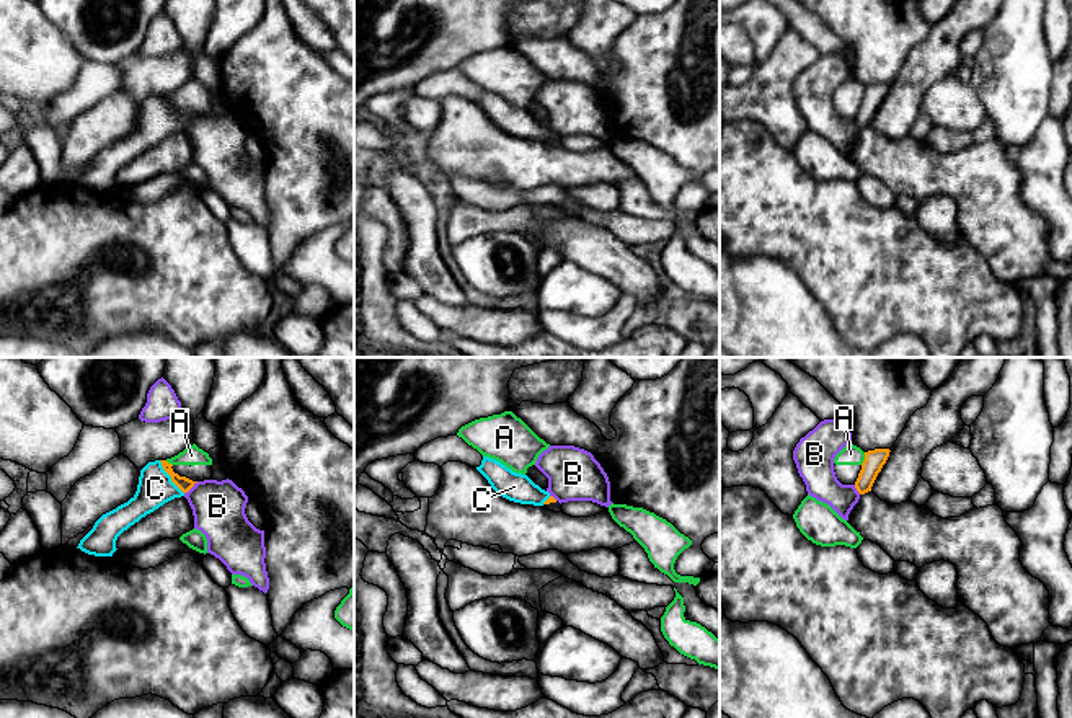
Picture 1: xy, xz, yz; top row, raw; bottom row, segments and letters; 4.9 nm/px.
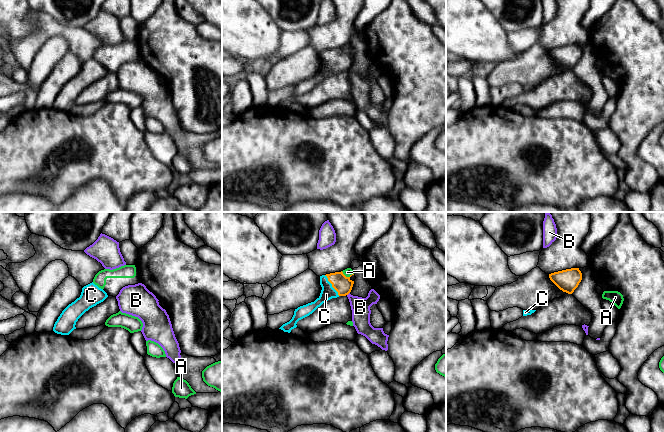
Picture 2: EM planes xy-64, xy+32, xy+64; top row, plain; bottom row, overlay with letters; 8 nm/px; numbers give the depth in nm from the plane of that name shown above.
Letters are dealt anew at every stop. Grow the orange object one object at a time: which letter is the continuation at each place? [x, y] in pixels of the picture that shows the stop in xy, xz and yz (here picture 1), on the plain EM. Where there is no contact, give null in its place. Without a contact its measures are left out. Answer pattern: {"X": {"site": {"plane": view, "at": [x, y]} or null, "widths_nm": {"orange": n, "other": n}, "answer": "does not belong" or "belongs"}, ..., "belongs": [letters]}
{"A": {"site": {"plane": "yz", "at": [865, 93]}, "widths_nm": {"orange": 100, "other": 100}, "answer": "does not belong"}, "B": {"site": {"plane": "xy", "at": [191, 121]}, "widths_nm": {"orange": 70, "other": 260}, "answer": "does not belong"}, "C": {"site": {"plane": "xy", "at": [170, 110]}, "widths_nm": {"orange": 70, "other": 170}, "answer": "belongs"}, "belongs": ["C"]}

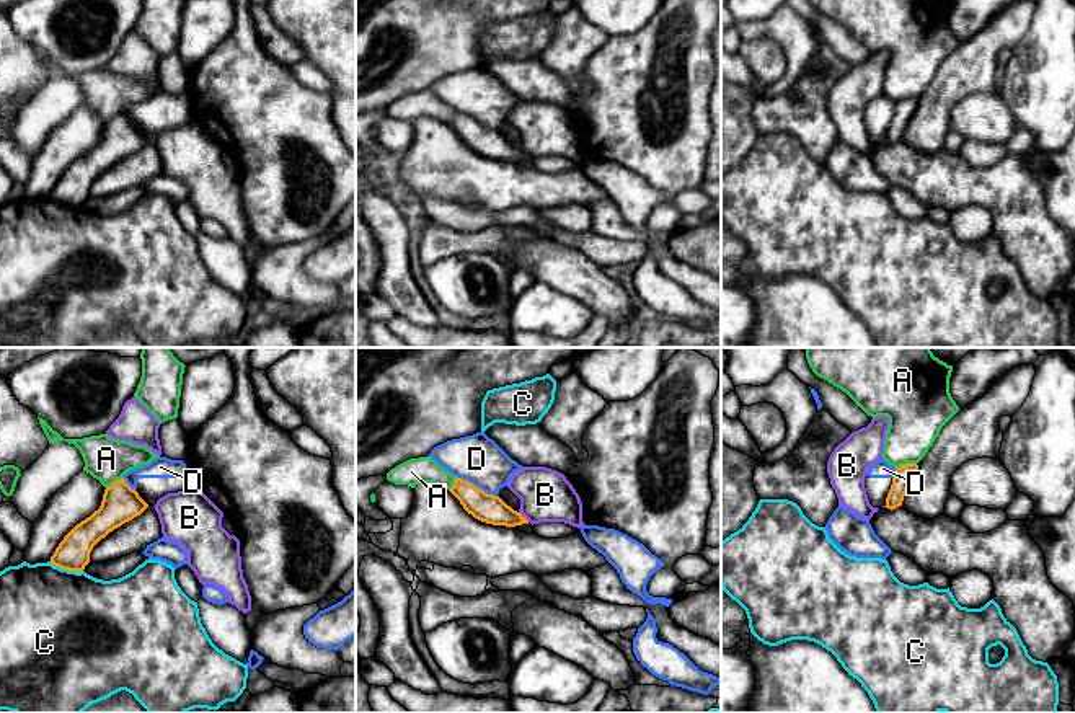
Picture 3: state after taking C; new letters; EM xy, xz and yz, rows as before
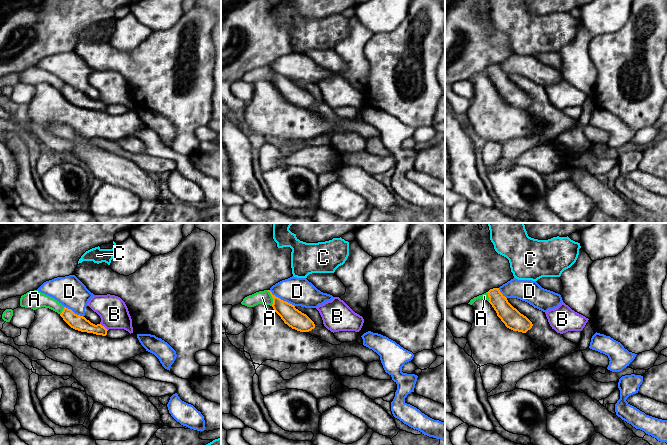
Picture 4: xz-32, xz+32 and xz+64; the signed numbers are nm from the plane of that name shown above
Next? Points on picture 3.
{"A": {"site": {"plane": "yz", "at": [906, 98]}, "widths_nm": {"orange": 90, "other": 280}, "answer": "does not belong"}, "B": {"site": {"plane": "xz", "at": [524, 152]}, "widths_nm": {"orange": 140, "other": 260}, "answer": "does not belong"}, "C": {"site": {"plane": "xy", "at": [66, 203]}, "widths_nm": {"orange": 160, "other": 480}, "answer": "does not belong"}, "D": {"site": {"plane": "xz", "at": [477, 121]}, "widths_nm": {"orange": 140, "other": 240}, "answer": "does not belong"}, "belongs": []}

